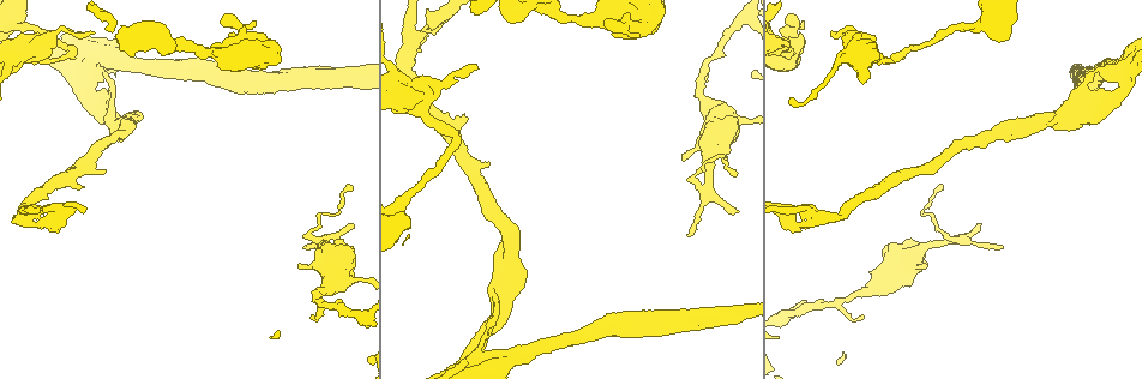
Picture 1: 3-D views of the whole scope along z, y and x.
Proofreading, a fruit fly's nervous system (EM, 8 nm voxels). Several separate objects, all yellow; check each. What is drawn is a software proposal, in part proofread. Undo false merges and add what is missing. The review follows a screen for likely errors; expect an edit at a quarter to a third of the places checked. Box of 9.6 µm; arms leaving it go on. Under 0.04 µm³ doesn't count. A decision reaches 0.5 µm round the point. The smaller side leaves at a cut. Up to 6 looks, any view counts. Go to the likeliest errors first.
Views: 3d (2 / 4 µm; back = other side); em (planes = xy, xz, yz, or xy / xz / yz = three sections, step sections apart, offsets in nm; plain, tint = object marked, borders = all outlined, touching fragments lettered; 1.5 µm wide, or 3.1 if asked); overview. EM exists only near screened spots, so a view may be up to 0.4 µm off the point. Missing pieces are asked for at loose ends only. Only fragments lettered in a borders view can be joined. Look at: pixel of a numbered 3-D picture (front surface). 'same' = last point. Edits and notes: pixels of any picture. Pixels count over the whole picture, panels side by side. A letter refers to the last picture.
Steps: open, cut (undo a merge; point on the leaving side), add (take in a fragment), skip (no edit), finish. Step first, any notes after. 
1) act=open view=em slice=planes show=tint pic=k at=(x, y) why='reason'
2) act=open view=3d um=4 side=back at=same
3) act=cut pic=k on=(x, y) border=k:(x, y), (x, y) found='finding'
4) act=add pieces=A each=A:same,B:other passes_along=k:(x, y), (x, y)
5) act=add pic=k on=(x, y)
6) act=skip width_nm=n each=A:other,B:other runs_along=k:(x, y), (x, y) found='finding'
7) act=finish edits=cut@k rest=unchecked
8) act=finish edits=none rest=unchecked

act=open view=em slice=planes show=borders pic=1 at=(454, 136) why='abrupt turn'

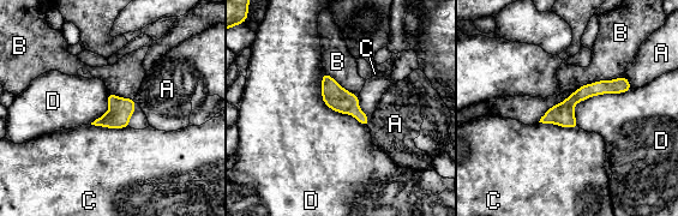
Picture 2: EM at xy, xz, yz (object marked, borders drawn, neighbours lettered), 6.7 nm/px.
act=skip longest_contact=B:650nm each=A:other,B:other,C:other,D:other found='all the same neuron'

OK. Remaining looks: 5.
act=open view=em slice=planes show=borders pic=1 at=(681, 160) why='an open end'

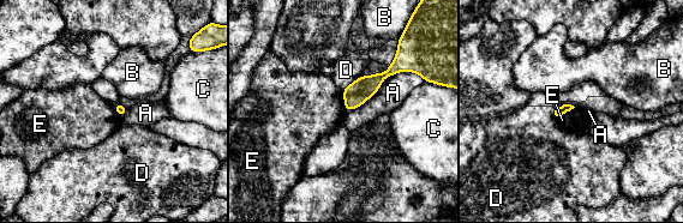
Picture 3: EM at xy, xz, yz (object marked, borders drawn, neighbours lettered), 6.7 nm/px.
act=skip each=A:other,B:other,C:other,D:other,E:other found='none of them fits'

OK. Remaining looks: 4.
act=open view=3d um=4 pic=1 at=(57, 231) why='free end'

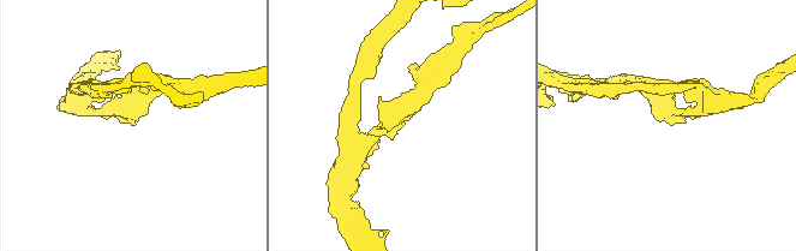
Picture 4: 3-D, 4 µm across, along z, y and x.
act=open view=em slice=planes show=borders pic=4 at=(131, 123)

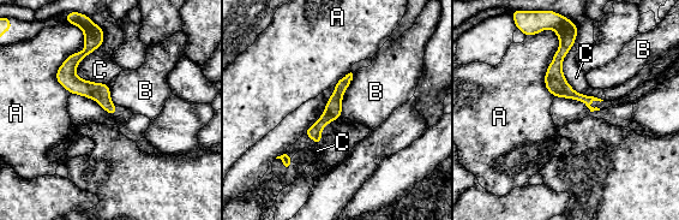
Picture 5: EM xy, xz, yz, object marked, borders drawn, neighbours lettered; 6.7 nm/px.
act=skip each=A:other,B:other,C:other border=5:(353, 73), (342, 99), (340, 118) found='none of them fits'

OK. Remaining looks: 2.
act=finish edits=none rest=unchecked

